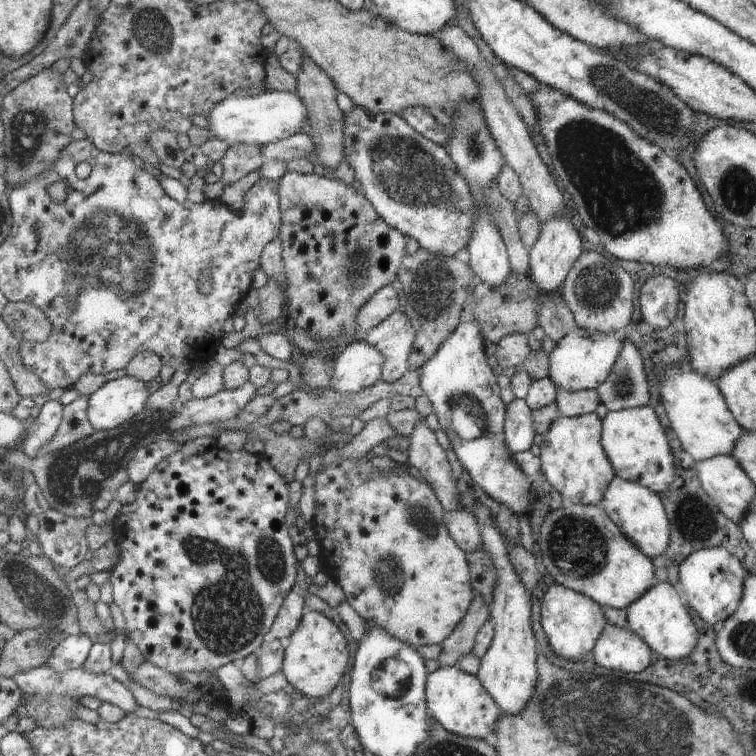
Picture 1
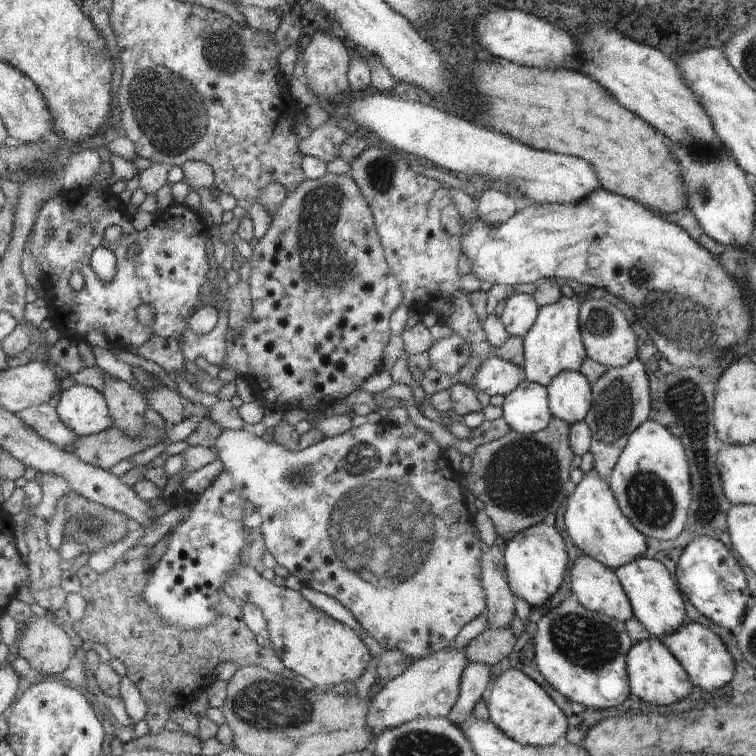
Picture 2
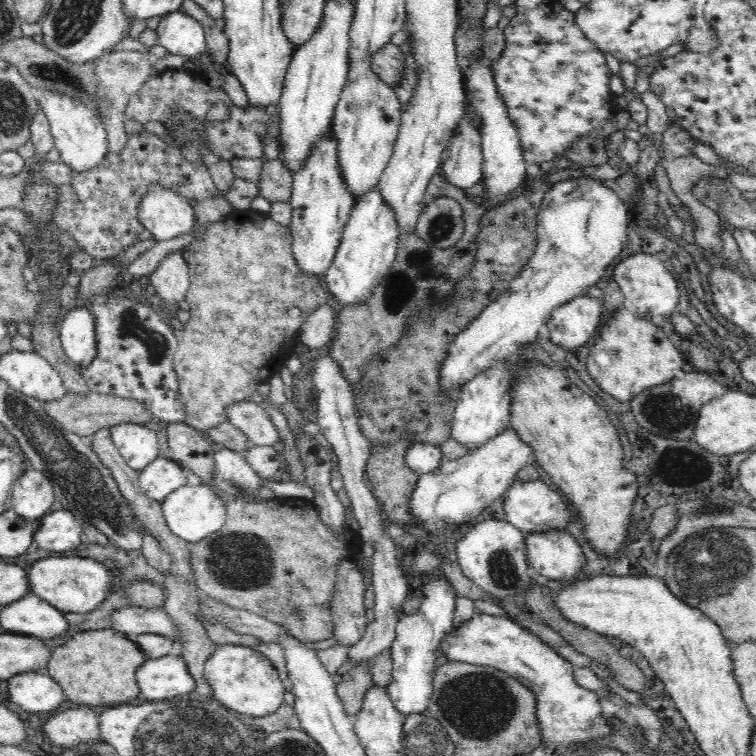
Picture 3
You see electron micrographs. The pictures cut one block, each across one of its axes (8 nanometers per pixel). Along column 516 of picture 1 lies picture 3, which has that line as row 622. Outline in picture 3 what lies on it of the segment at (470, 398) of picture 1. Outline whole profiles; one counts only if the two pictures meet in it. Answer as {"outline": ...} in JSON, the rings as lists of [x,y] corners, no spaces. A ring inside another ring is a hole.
{"outline":[[[476,614],[462,626],[448,632],[437,652],[444,653],[450,661],[493,666],[529,688],[536,695],[541,742],[549,755],[562,748],[610,737],[615,732],[609,719],[602,716],[599,694],[580,687],[574,678],[575,667],[528,628],[508,617]]]}

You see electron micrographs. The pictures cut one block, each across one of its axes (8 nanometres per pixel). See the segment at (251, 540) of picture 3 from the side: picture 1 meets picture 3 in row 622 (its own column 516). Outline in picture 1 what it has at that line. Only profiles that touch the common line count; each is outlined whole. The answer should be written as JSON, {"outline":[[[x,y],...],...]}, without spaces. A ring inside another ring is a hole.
{"outline":[[[513,271],[509,274],[502,287],[492,288],[484,282],[474,286],[473,297],[475,298],[475,305],[473,306],[472,314],[474,314],[475,323],[480,327],[483,338],[497,343],[506,335],[514,333],[524,335],[530,331],[532,332],[538,326],[537,298],[540,295],[555,297],[558,295],[558,291],[556,293],[544,293],[539,290],[537,284],[530,276],[526,279],[516,275]]]}

